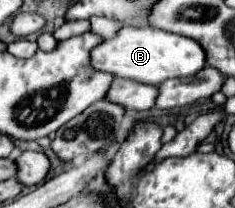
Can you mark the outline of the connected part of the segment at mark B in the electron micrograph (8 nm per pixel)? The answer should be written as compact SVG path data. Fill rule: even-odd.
M123 27L117 37L103 41L91 53L91 63L95 69L109 71L115 77L125 77L141 81L147 85L161 85L171 77L191 77L207 67L203 47L189 37L159 31L153 27Z

